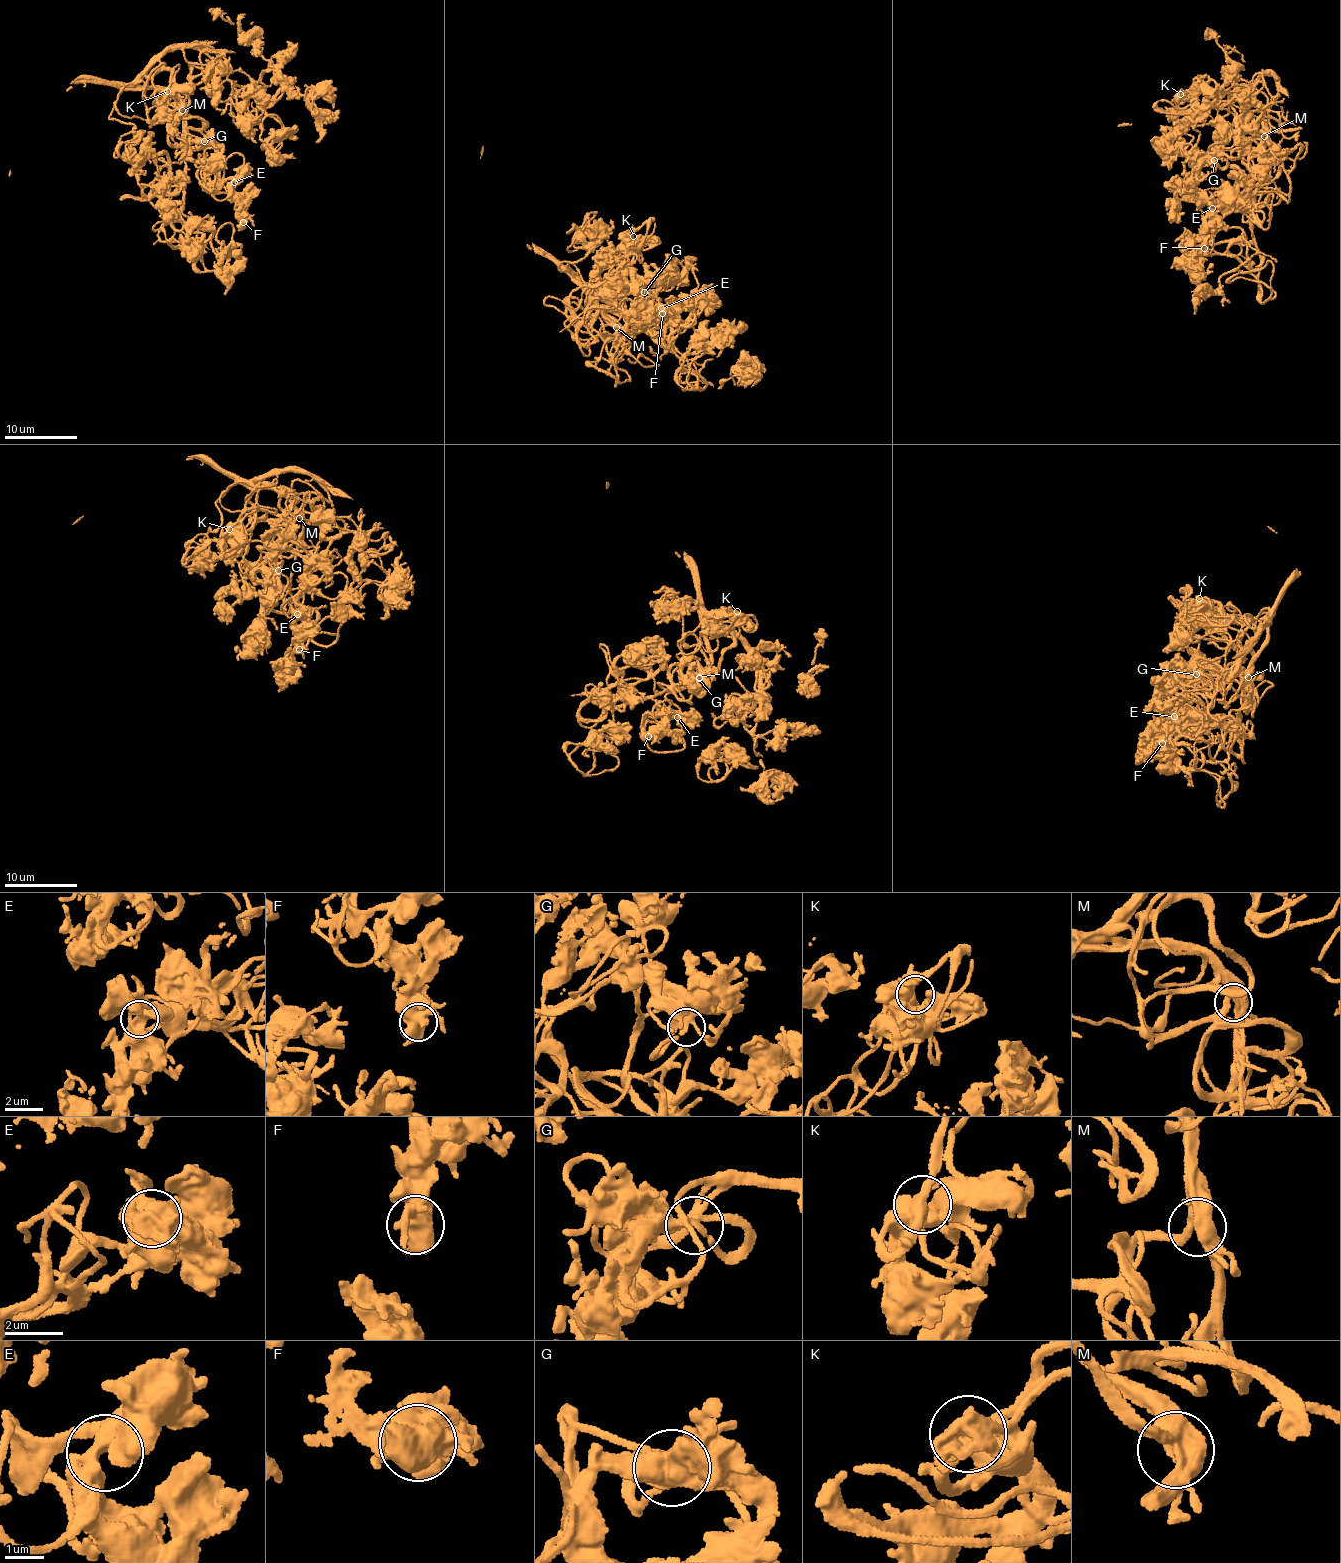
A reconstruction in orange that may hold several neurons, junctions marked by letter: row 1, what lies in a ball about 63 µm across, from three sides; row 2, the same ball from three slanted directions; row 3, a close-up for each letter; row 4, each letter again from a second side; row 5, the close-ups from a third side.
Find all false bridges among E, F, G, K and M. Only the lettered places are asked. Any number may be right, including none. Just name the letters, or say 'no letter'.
no letter

